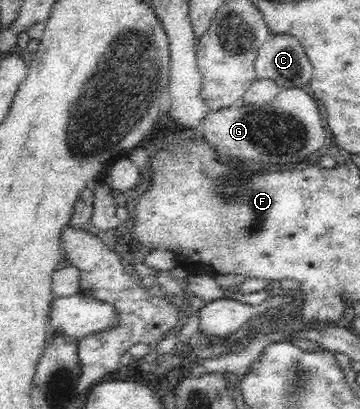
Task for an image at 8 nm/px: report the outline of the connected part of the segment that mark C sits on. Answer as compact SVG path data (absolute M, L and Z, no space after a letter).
M290 36L271 37L259 49L254 63L257 80L272 80L279 91L299 88L310 91L313 68L298 41Z

